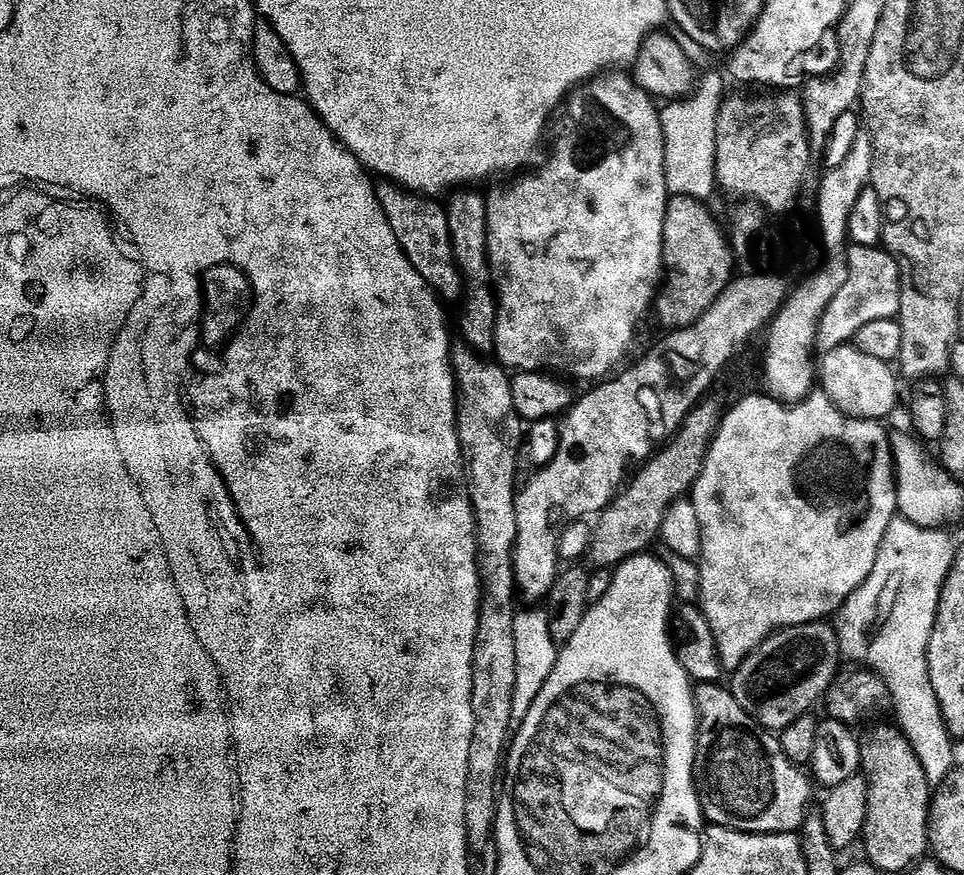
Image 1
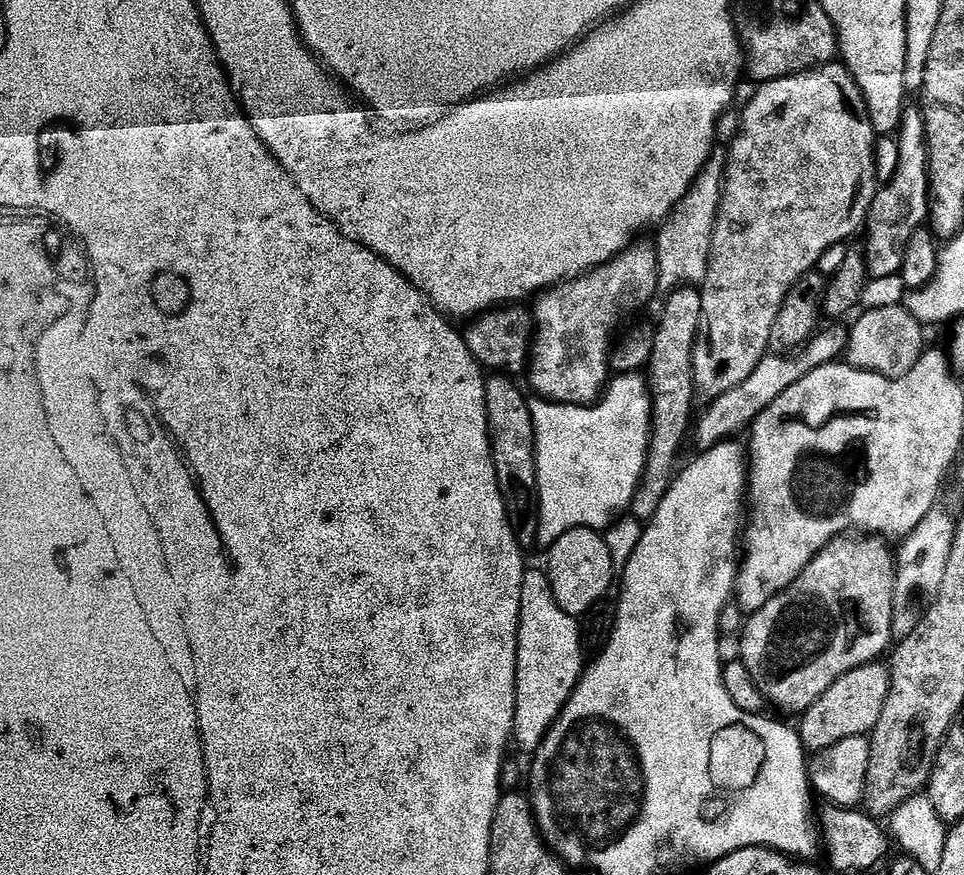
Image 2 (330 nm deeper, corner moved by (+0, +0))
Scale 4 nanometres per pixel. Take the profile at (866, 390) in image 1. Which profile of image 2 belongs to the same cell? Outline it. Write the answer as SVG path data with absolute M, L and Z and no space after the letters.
M904 306L891 308L870 308L856 320L856 325L848 332L846 349L847 363L863 372L877 372L890 380L902 378L918 362L920 355L926 351L924 332L920 324L904 309Z

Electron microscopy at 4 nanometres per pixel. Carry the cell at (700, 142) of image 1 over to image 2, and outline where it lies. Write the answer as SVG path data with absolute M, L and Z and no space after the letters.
M720 150L713 151L706 166L701 170L696 183L674 209L672 215L659 229L660 237L655 237L659 291L667 294L689 286L703 285L708 273L708 259L712 253L712 235L716 229L716 219L720 213L720 199L724 197L724 178L726 175L726 156Z

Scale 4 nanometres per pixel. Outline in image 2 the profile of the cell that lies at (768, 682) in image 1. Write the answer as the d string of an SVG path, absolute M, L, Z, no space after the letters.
M822 549L814 559L809 562L806 570L792 583L792 587L780 592L762 606L762 610L751 613L747 617L748 625L744 628L744 637L740 640L739 659L744 661L746 670L752 675L752 681L758 686L758 690L764 695L765 701L784 712L796 712L803 714L807 708L814 706L830 686L834 686L833 680L794 680L800 672L812 672L812 668L820 668L824 660L828 660L828 654L832 648L838 648L838 642L842 646L842 640L856 640L860 636L866 636L860 626L860 612L858 604L850 598L846 598L840 590L836 590L832 584L824 584L812 578L812 568L826 568L826 550Z

